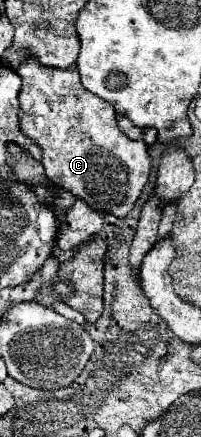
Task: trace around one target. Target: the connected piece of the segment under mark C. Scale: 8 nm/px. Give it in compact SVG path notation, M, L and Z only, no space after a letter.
M29 57L29 61L17 67L17 73L23 79L23 87L19 91L19 129L29 135L35 145L39 145L43 153L41 163L47 177L63 185L75 197L85 199L93 209L111 213L115 217L125 217L133 209L141 189L149 179L151 157L147 153L145 141L133 141L117 127L115 109L81 85L75 65L69 69L53 69Z

